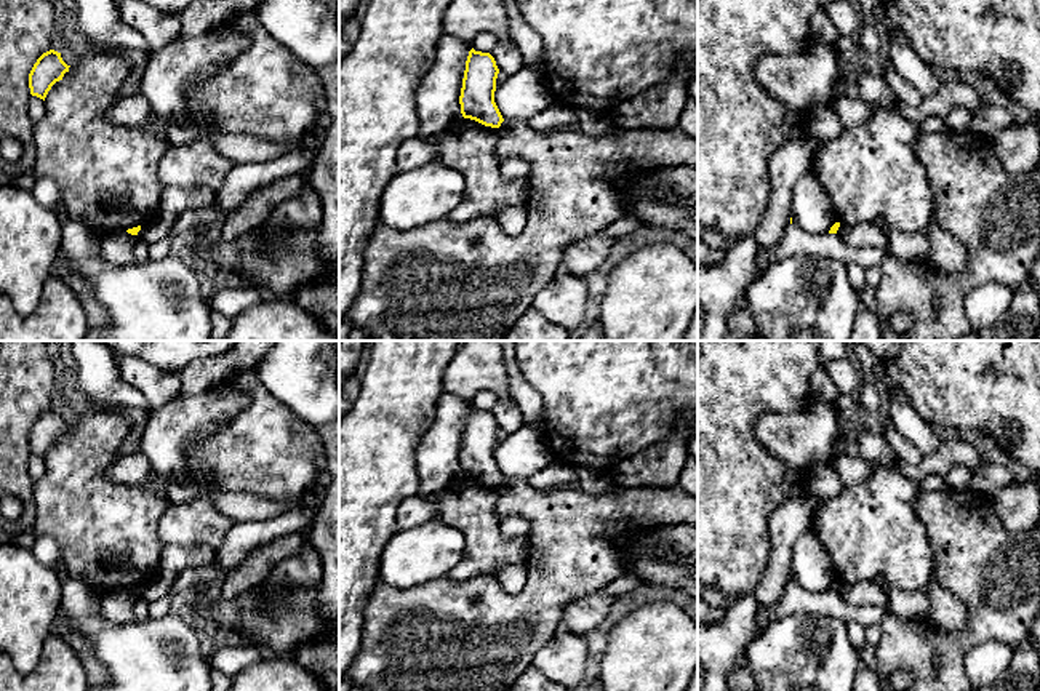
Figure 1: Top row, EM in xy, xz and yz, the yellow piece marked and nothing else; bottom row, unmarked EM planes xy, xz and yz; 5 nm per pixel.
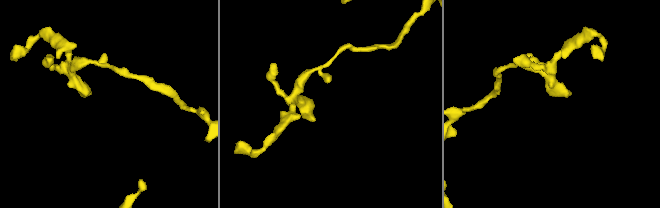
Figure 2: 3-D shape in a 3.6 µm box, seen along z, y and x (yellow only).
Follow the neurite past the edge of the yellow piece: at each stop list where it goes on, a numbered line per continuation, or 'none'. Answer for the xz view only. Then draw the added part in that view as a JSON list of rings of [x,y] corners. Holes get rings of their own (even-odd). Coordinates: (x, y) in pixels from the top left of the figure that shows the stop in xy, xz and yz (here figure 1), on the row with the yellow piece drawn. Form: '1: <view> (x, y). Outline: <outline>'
none

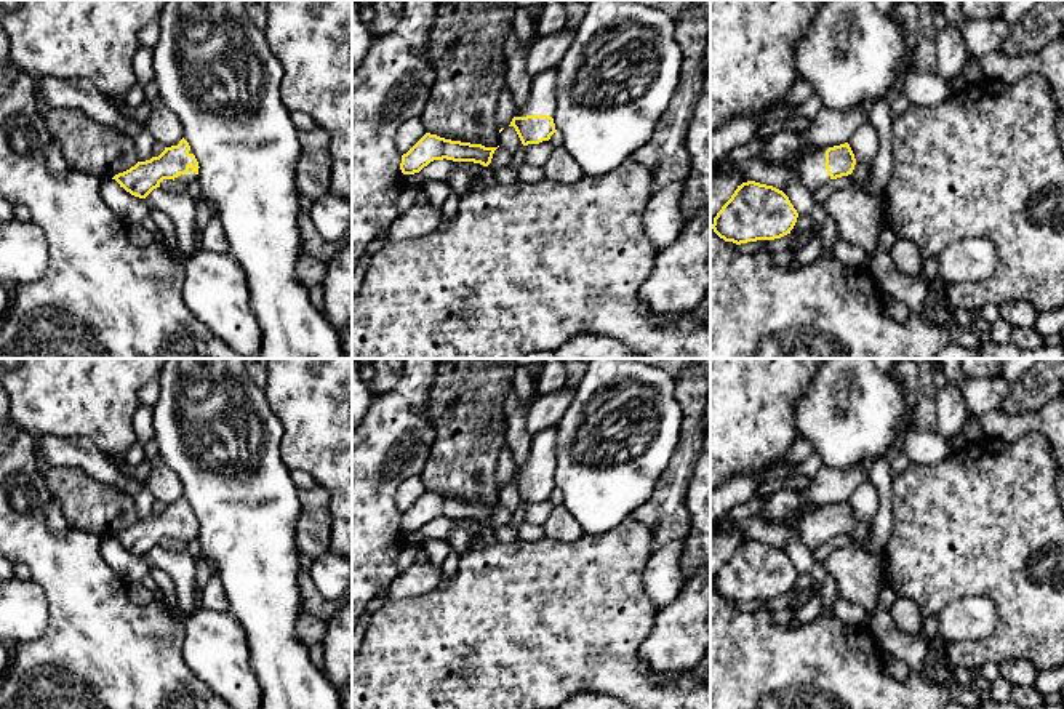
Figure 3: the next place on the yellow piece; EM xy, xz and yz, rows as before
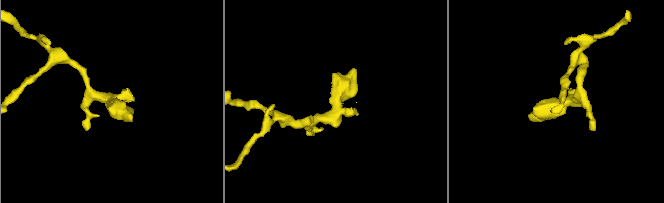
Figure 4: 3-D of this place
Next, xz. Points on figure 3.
1: xz (541, 100). Outline: [[[557,67],[546,69],[531,80],[531,88],[526,102],[522,109],[515,110],[515,117],[526,115],[549,115],[555,117],[555,88],[557,88]]]

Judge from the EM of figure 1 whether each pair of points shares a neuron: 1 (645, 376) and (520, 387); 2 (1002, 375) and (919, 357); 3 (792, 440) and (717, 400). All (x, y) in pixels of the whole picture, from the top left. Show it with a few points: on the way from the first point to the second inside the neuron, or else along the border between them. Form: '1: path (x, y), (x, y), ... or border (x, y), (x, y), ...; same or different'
1: border (516, 357), (543, 400), (538, 423); different
2: path (981, 363), (973, 357), (940, 357); same
3: border (792, 413), (756, 421), (756, 439), (773, 455); different

